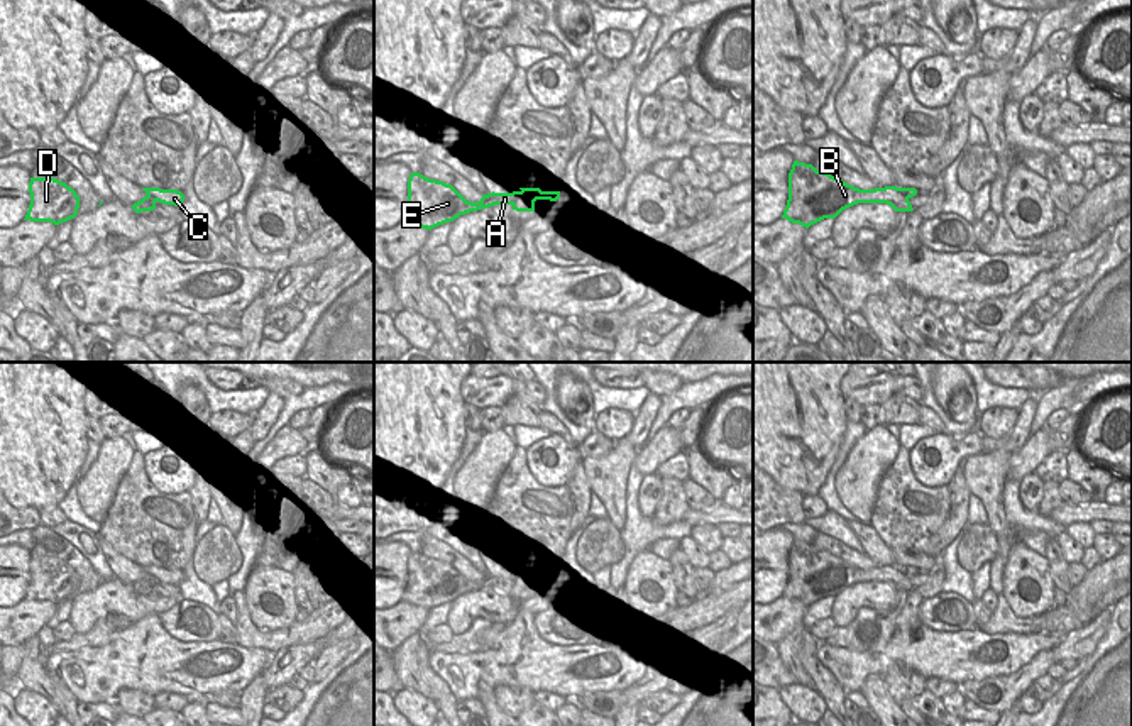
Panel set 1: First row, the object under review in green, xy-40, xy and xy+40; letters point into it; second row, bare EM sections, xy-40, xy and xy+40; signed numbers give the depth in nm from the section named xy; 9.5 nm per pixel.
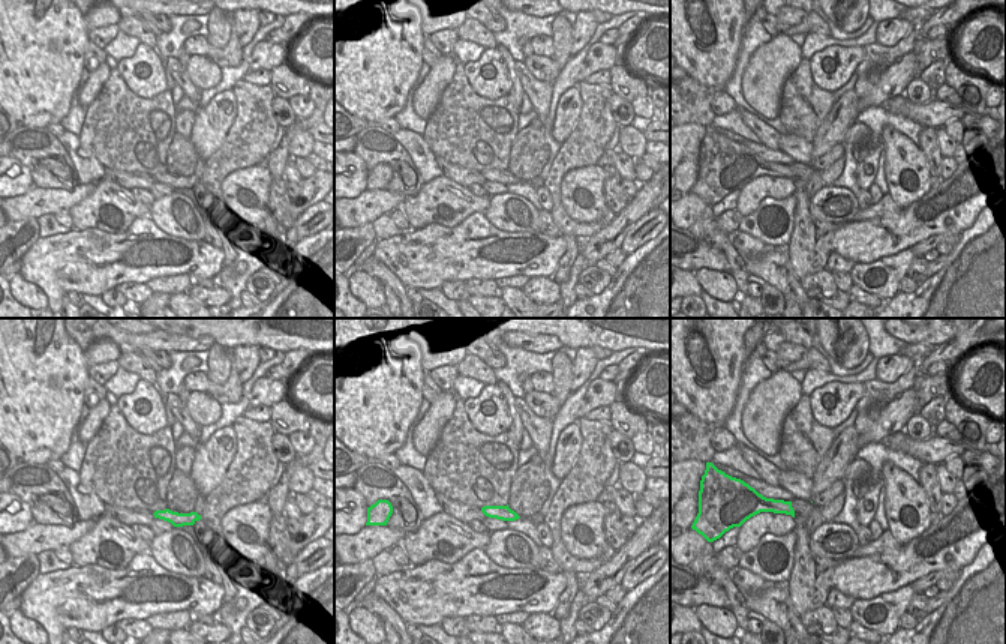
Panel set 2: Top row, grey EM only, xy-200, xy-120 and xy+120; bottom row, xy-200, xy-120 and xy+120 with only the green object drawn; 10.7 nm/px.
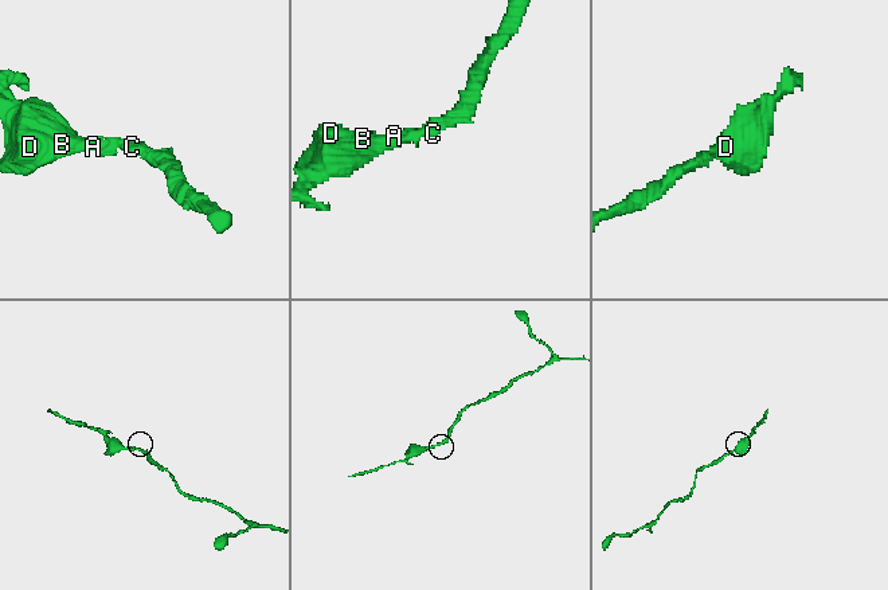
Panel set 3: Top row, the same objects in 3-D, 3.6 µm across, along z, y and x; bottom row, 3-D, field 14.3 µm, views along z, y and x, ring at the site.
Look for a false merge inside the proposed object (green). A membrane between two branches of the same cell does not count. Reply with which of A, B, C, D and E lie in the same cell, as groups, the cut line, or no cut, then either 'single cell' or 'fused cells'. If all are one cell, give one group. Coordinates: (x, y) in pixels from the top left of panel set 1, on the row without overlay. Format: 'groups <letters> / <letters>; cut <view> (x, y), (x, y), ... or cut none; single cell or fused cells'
groups A B C D E; cut none; single cell

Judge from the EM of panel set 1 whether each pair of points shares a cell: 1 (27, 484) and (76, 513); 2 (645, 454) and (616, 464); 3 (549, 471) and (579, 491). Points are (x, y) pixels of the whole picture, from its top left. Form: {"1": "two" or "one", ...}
{"1": "two", "2": "two", "3": "two"}

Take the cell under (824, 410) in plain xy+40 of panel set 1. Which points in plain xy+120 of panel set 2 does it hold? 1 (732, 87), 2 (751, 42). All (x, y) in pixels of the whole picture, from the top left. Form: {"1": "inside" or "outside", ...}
{"1": "outside", "2": "outside"}

